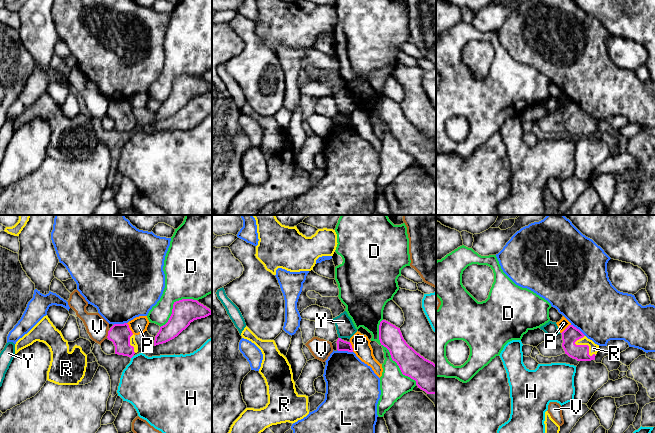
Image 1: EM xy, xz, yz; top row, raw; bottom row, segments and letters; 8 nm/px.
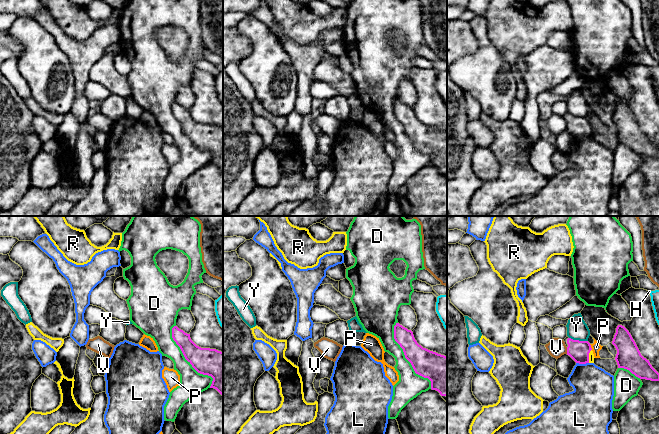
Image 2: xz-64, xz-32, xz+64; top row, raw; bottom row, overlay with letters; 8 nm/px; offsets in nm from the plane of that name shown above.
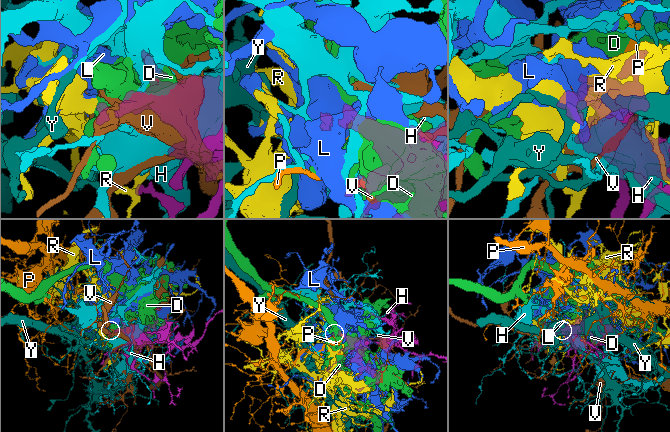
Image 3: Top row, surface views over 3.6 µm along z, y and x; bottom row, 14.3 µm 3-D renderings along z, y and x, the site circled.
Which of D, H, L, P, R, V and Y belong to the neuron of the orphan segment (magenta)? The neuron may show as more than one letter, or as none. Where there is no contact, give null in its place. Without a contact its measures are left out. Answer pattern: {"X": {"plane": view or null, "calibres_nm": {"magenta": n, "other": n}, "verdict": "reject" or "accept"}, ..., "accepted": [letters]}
{"D": {"plane": "xz", "calibres_nm": {"magenta": 200, "other": 220}, "verdict": "reject"}, "H": {"plane": null, "verdict": "reject"}, "L": {"plane": "xz", "calibres_nm": {"magenta": 90, "other": 360}, "verdict": "reject"}, "P": {"plane": "xy", "calibres_nm": {"magenta": 170, "other": 140}, "verdict": "reject"}, "R": {"plane": "yz", "calibres_nm": {"magenta": 140, "other": 80}, "verdict": "accept"}, "V": {"plane": "xy", "calibres_nm": {"magenta": 170, "other": 180}, "verdict": "reject"}, "Y": {"plane": "xz", "calibres_nm": {"magenta": 90, "other": 150}, "verdict": "reject"}, "accepted": ["R"]}

